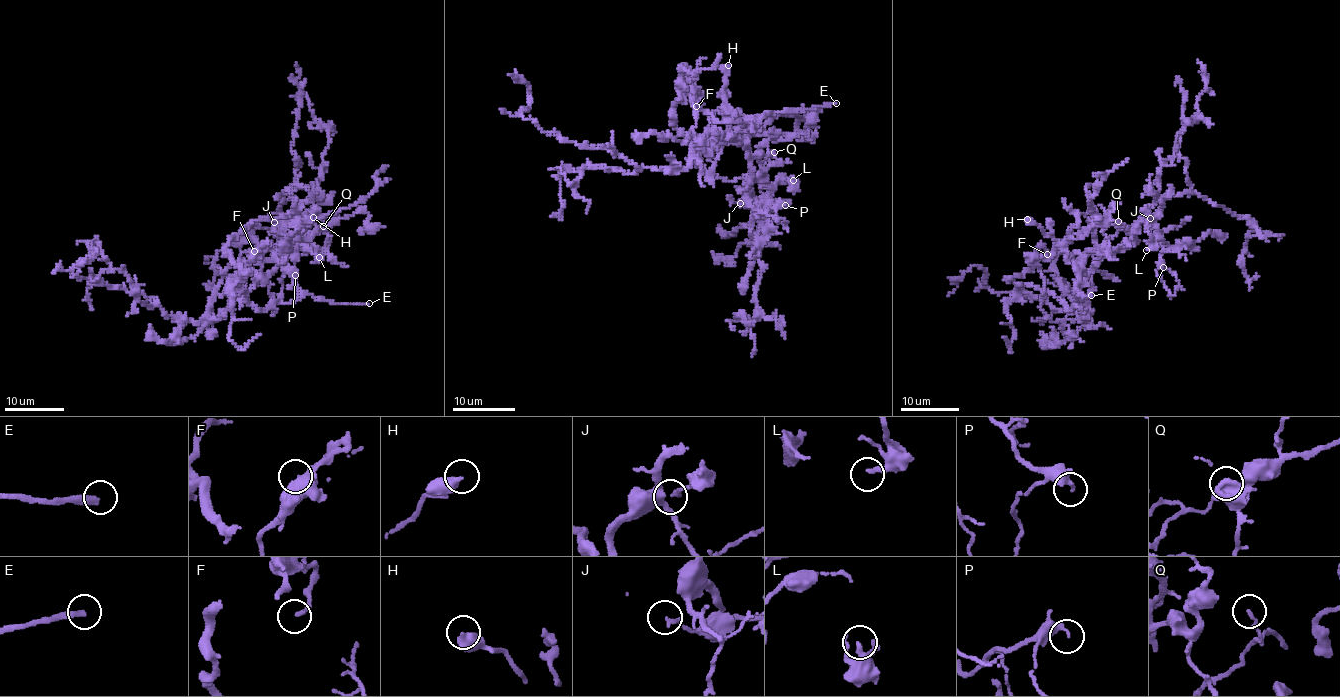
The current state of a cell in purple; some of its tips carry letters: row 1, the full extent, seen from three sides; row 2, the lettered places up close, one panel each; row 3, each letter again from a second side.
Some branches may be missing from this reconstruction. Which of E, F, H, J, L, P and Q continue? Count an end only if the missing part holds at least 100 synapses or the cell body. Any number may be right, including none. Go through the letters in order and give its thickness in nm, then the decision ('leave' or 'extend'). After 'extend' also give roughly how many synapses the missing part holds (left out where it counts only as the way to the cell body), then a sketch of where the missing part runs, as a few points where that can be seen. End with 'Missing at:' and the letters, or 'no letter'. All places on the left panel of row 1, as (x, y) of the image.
E: calibre 280 nm; extend
F: calibre 160 nm; leave
H: calibre 460 nm; leave
J: calibre 120 nm; leave
L: calibre 280 nm; leave
P: calibre 190 nm; leave
Q: calibre 140 nm; leave
Missing at: E

